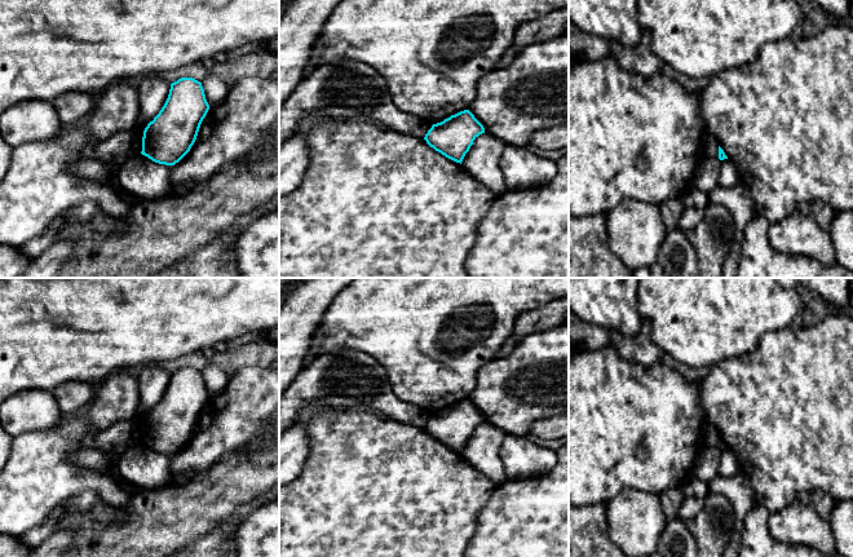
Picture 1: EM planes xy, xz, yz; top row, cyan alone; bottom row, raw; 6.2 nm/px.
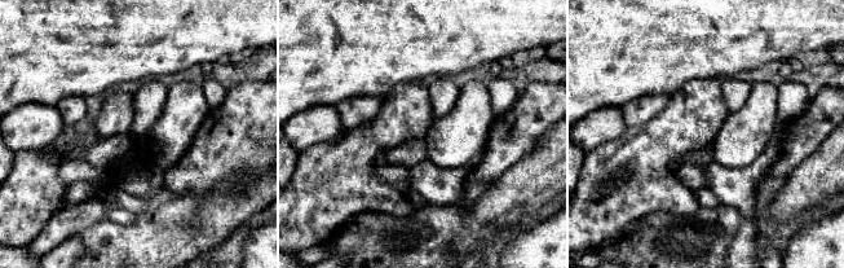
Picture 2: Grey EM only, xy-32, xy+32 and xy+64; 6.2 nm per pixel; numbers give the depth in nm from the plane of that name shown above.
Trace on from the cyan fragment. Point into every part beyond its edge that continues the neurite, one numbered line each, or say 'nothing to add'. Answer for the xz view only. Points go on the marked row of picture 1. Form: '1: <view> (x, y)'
nothing to add

